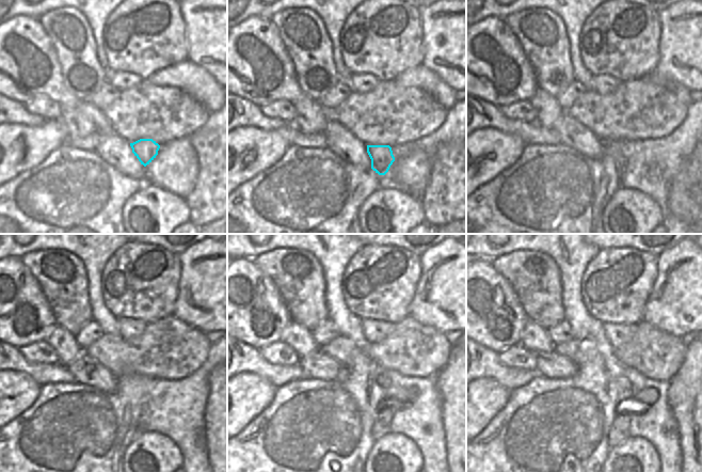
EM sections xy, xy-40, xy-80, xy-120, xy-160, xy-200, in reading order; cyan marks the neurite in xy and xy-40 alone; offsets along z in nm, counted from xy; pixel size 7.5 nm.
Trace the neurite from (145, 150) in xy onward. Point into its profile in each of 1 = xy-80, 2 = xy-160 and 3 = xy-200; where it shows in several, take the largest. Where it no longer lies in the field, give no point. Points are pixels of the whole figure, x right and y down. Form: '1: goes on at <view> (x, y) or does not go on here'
1: goes on at xy-80 (621, 162)
2: goes on at xy-160 (381, 427)
3: goes on at xy-200 (619, 429)

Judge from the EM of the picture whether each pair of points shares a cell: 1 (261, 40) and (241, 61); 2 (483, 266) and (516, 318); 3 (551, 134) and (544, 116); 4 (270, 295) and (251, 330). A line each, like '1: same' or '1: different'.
1: same
2: same
3: different
4: same

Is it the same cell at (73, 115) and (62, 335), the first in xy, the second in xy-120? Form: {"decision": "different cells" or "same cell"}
{"decision": "same cell"}

